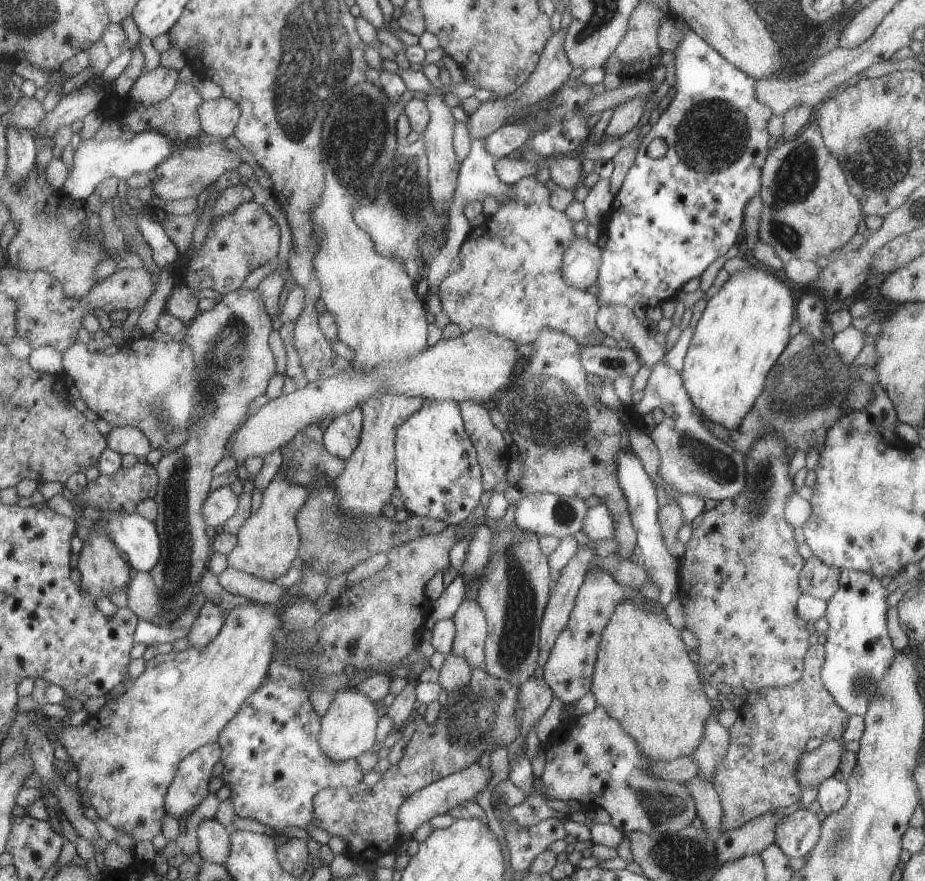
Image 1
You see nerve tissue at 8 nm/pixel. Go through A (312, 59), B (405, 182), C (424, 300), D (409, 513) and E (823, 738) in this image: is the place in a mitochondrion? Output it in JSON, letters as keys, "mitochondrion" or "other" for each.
{"A":"mitochondrion","B":"mitochondrion","C":"other","D":"other","E":"other"}

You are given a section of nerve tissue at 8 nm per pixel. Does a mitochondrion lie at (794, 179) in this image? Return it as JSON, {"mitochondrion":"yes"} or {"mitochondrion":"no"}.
{"mitochondrion":"yes"}

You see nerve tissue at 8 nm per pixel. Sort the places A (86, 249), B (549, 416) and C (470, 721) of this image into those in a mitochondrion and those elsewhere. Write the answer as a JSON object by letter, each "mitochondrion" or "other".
{"A":"mitochondrion","B":"mitochondrion","C":"mitochondrion"}

